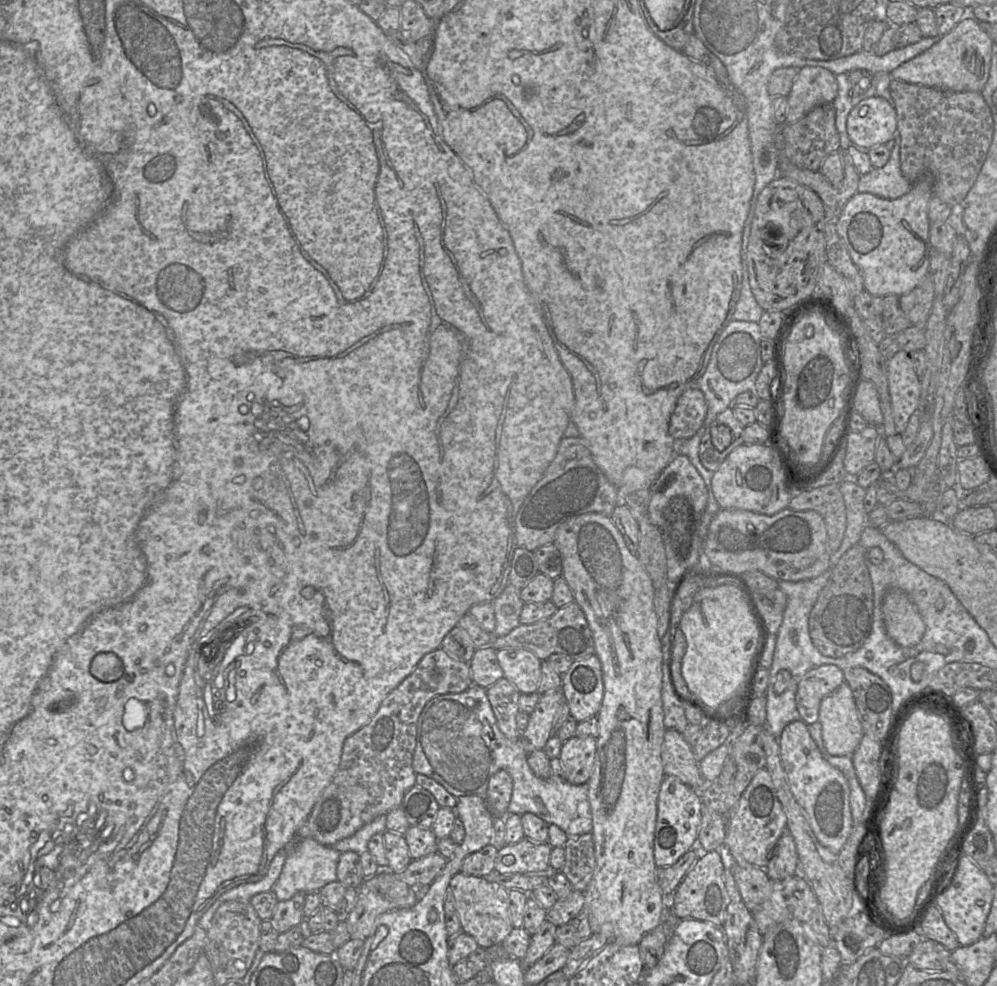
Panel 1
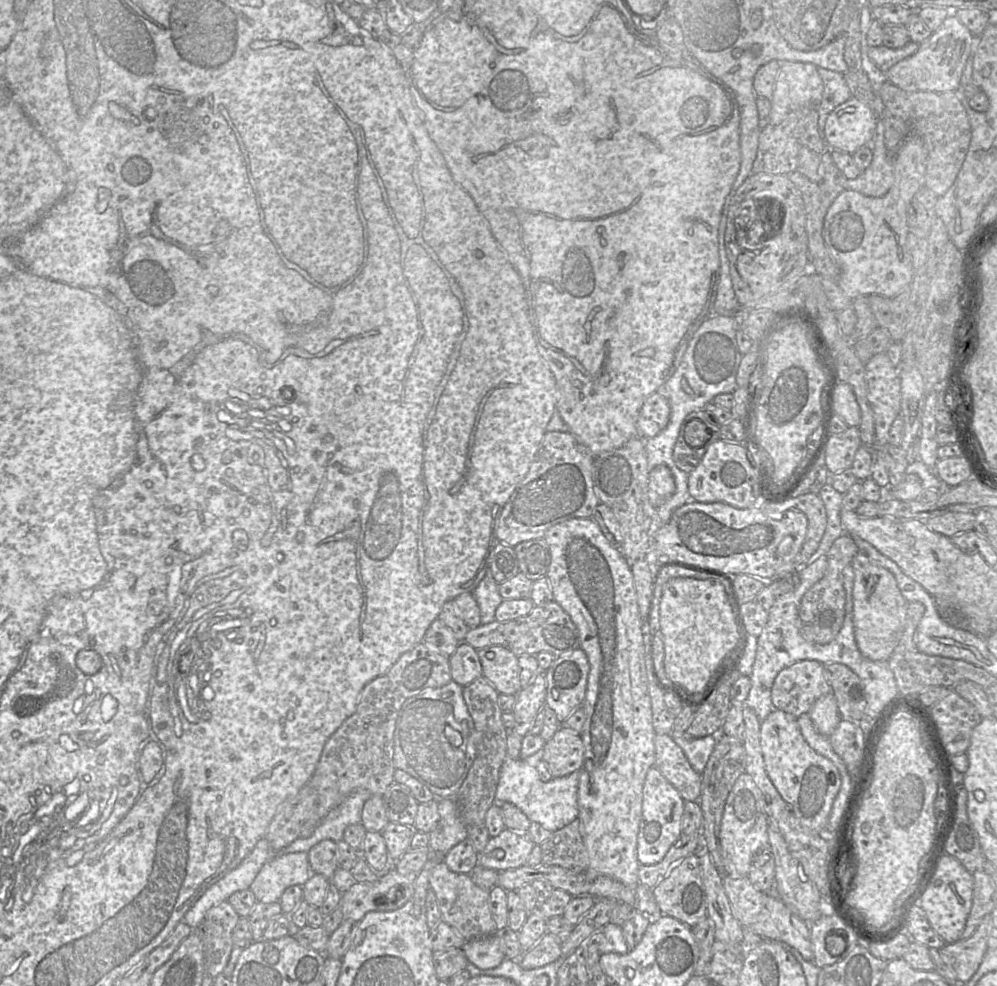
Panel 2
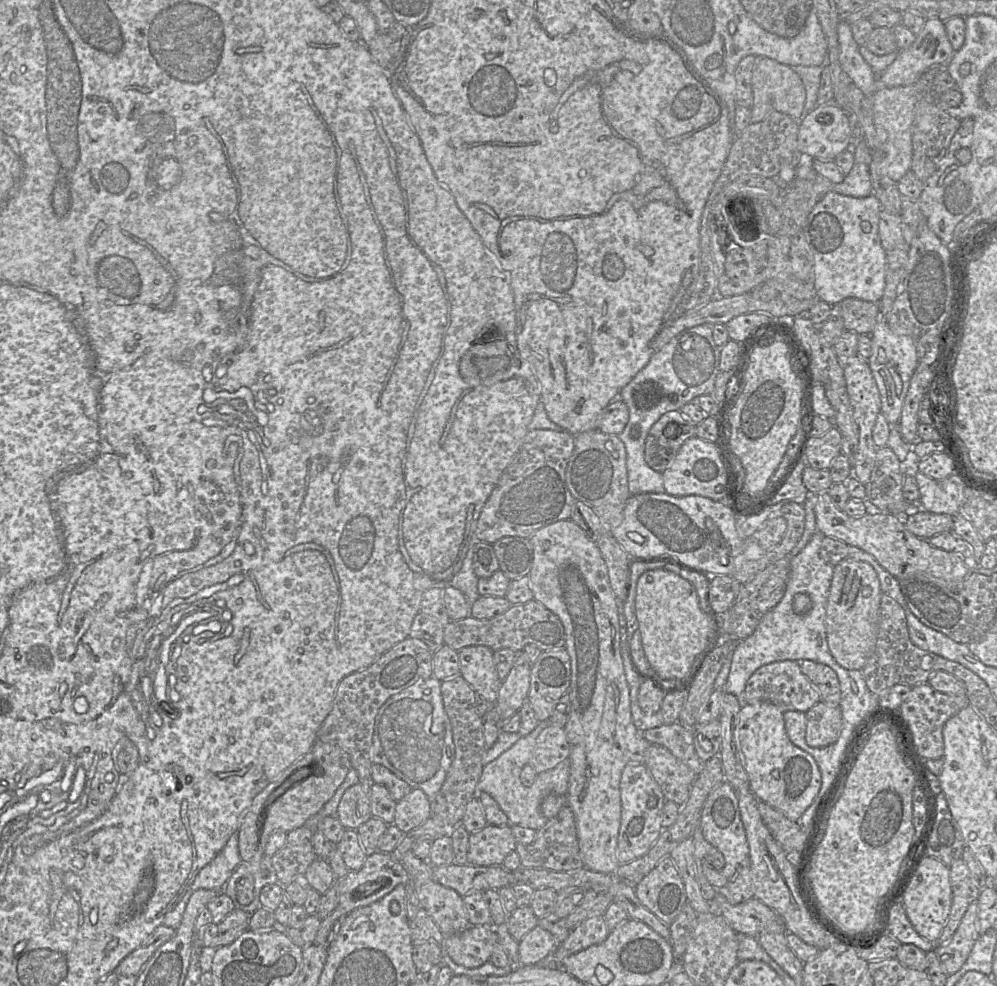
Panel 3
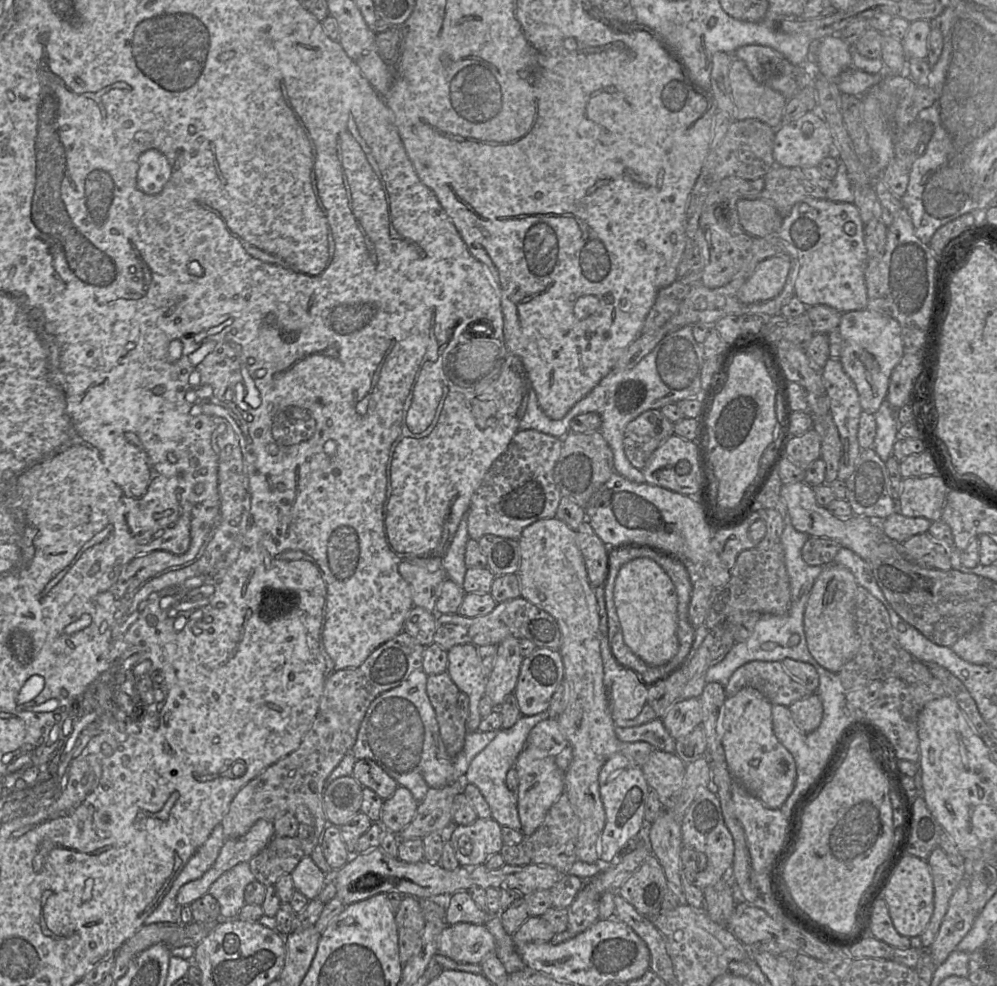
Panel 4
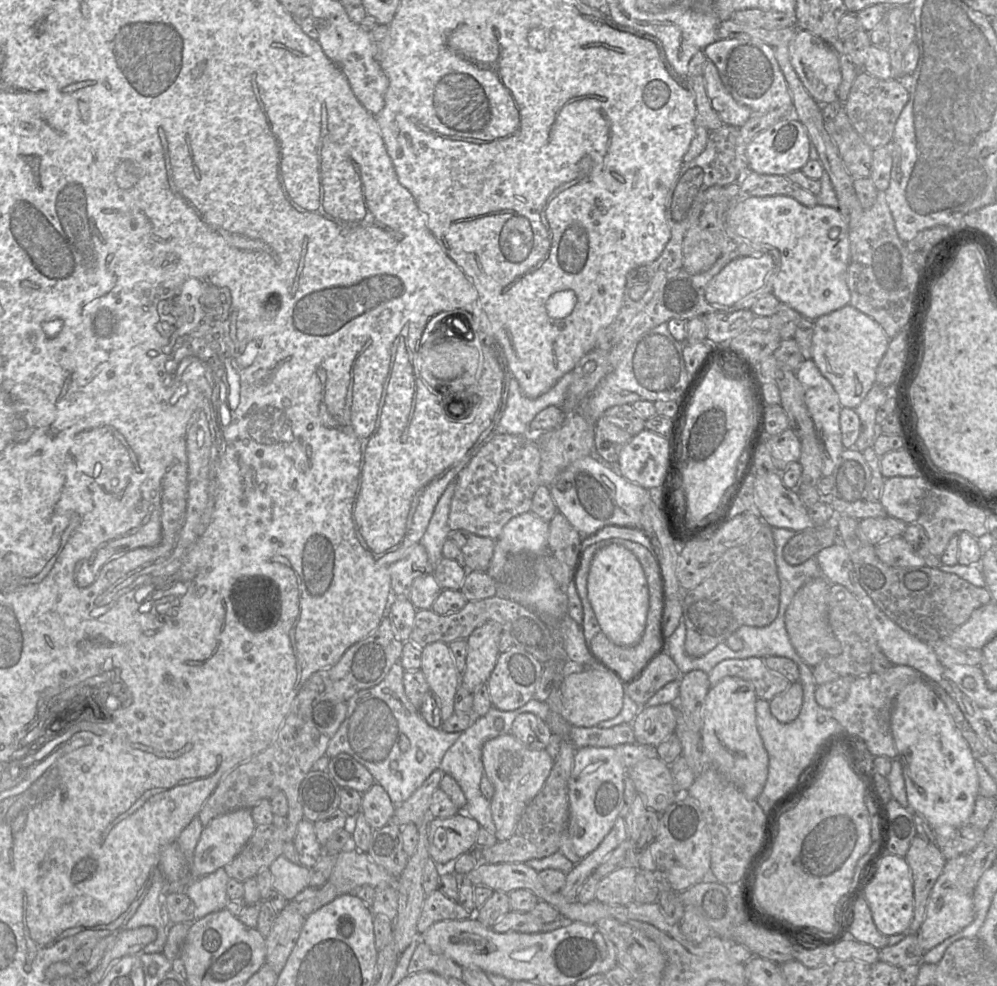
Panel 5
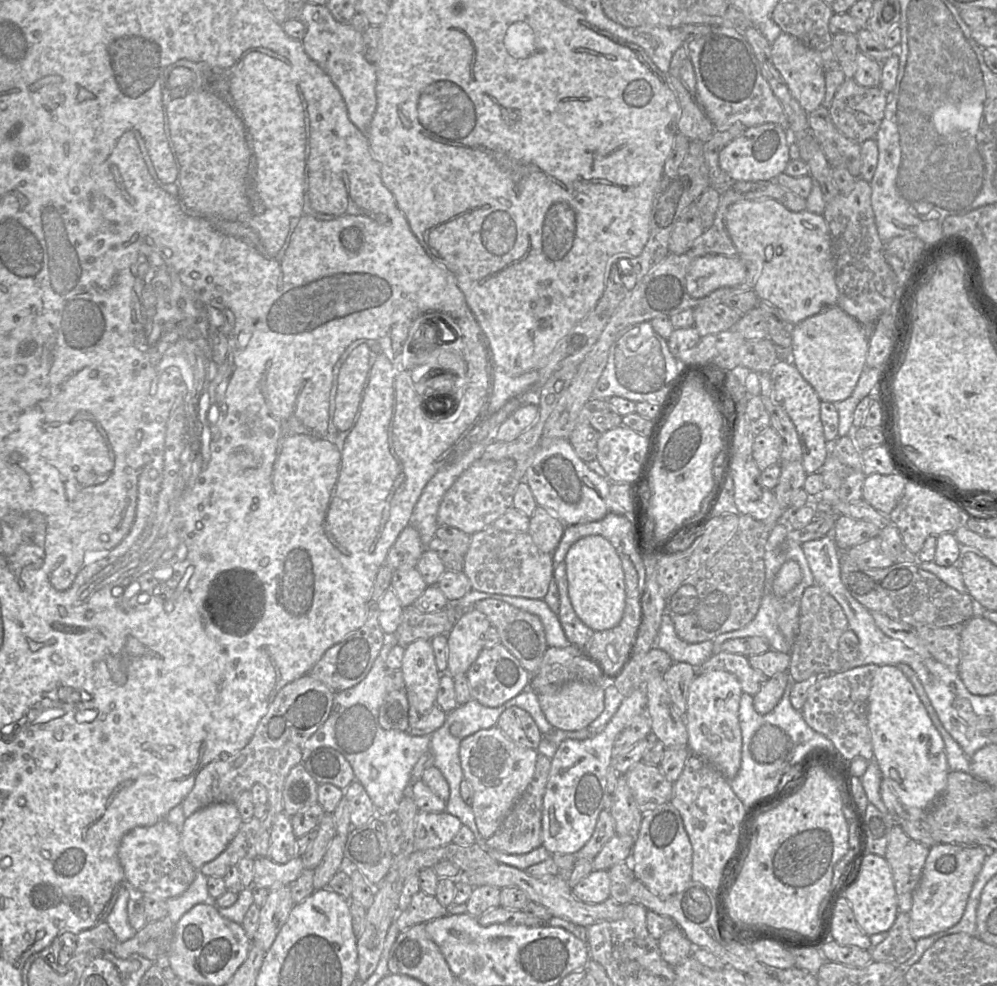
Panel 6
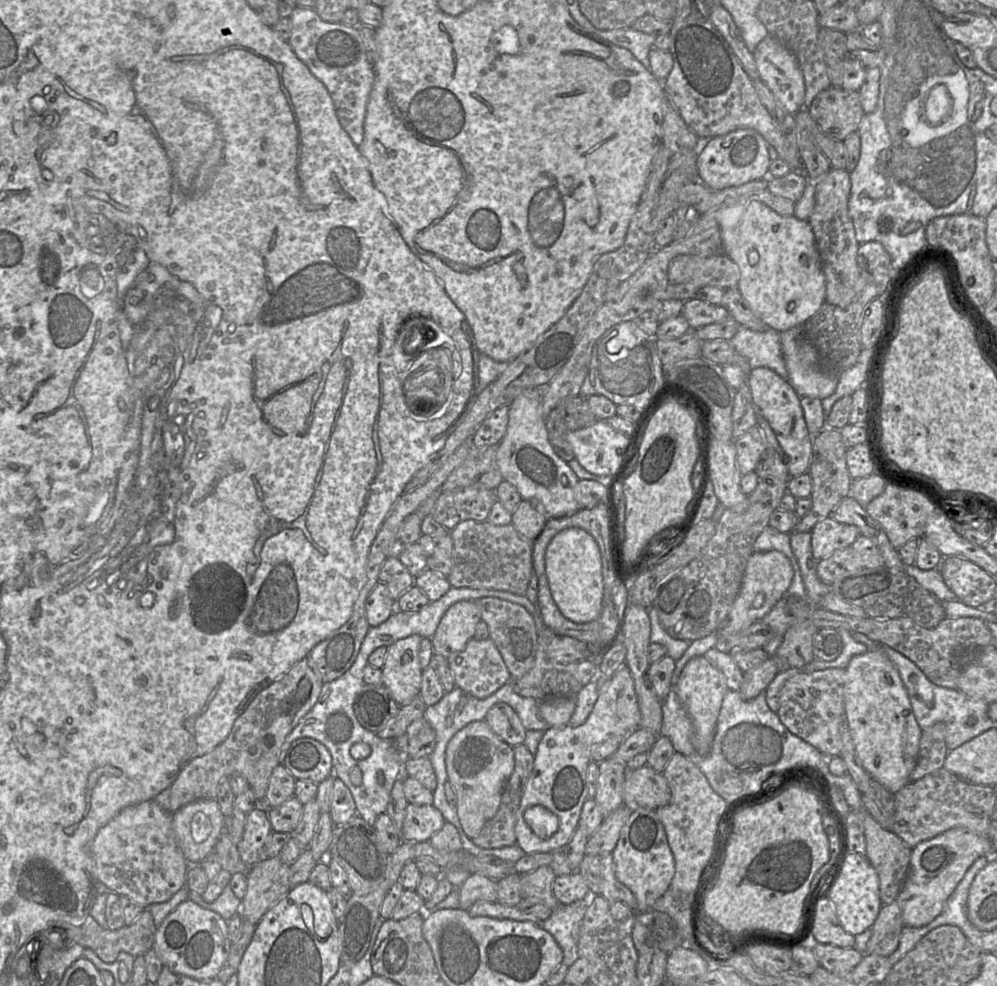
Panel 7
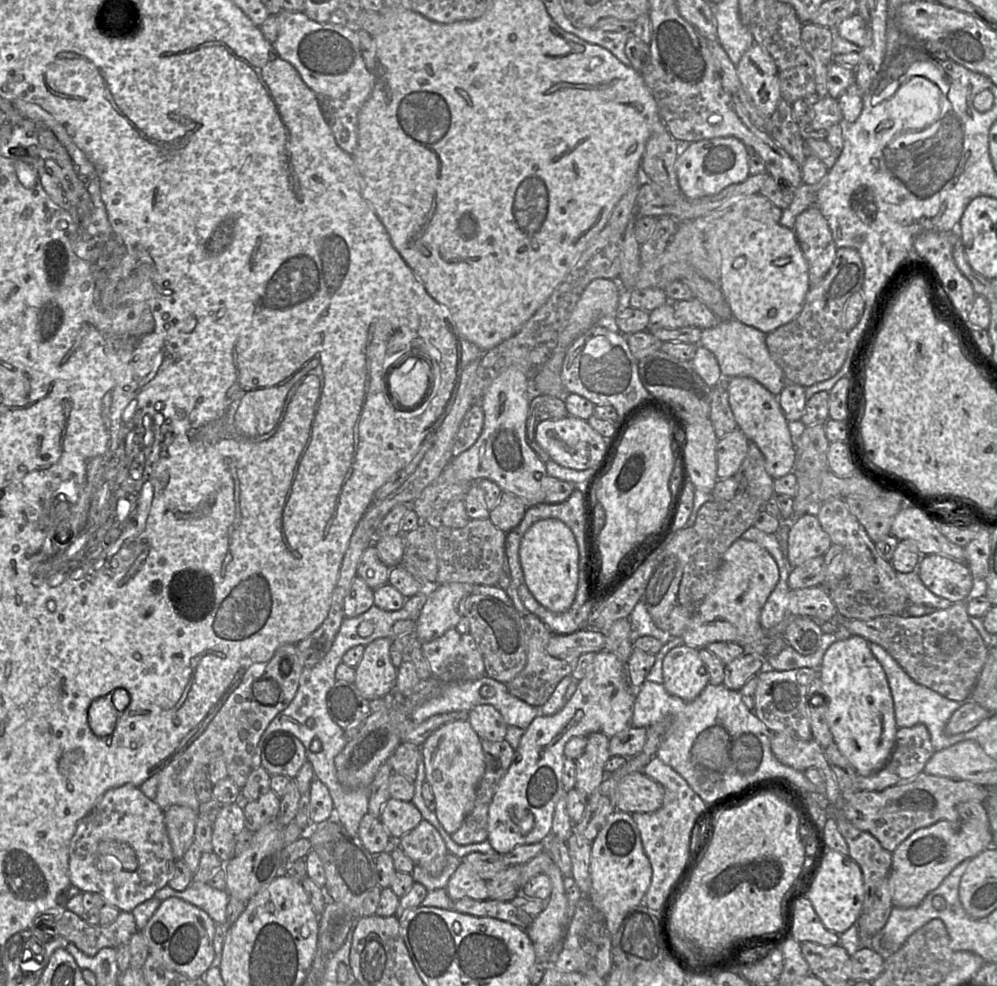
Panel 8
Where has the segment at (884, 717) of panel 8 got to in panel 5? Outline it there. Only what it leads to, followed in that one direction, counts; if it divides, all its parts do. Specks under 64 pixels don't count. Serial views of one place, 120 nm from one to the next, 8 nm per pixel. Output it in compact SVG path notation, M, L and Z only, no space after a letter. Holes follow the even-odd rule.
M917 680L896 696L890 718L897 758L901 762L909 807L932 827L960 827L969 820L980 785L974 756L955 728L945 704L935 693L933 683Z

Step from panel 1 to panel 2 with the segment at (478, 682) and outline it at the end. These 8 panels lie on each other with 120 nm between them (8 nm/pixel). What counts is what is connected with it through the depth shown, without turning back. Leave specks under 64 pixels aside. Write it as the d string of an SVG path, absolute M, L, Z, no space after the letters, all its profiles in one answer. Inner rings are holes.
M460 642L449 657L452 681L462 686L471 684L482 677L482 666L477 650L465 642Z

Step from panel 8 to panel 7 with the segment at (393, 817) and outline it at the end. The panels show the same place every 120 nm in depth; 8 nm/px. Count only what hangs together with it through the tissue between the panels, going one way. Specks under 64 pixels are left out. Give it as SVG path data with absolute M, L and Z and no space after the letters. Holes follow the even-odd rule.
M409 803L400 836L407 842L429 842L445 824L443 815L435 807Z

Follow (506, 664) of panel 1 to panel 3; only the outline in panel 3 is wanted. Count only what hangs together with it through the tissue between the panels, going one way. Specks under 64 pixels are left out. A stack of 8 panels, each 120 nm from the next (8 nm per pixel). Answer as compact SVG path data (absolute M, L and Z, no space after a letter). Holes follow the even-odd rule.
M482 645L458 651L460 675L488 702L495 702L502 680L497 674L493 650Z

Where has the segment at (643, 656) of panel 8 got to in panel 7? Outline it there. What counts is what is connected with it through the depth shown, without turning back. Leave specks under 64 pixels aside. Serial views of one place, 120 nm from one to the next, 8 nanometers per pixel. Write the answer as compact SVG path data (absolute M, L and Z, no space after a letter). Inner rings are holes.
M653 642L648 646L647 659L650 664L648 679L652 689L659 698L664 699L673 690L672 678L676 668L676 662L667 656L667 650L664 646Z

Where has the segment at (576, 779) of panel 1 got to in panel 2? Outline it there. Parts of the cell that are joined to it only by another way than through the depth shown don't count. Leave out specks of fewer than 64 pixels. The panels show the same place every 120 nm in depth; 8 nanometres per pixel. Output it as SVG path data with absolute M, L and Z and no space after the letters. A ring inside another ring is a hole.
M561 727L543 747L544 761L553 777L564 777L580 771L584 765L585 747L579 733Z

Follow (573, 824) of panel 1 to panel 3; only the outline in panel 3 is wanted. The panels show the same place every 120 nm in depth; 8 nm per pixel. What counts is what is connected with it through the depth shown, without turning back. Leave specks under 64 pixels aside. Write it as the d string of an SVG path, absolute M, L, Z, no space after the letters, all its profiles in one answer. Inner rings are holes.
M539 721L537 727L531 733L522 736L498 758L484 765L478 783L479 791L483 791L494 798L507 815L511 825L518 825L534 830L541 829L549 820L540 811L542 799L548 794L558 794L564 797L567 795L570 777L570 758L563 760L550 770L538 773L535 781L530 785L524 785L520 779L521 771L528 764L536 738L545 727L545 724L549 724L549 721Z

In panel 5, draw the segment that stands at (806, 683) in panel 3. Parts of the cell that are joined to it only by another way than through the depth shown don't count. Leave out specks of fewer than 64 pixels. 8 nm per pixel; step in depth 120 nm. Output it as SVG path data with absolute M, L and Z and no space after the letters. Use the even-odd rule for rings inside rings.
M758 657L723 660L707 675L711 686L728 676L746 680L753 685L758 699L765 701L770 701L792 684L781 674L770 670Z

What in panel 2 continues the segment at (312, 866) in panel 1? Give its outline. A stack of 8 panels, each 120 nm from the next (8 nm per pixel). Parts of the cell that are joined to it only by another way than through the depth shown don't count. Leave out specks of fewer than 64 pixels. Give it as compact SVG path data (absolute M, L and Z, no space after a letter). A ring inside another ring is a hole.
M308 852L275 853L258 872L250 889L260 903L273 903L280 900L290 886L303 886L315 874L309 864Z

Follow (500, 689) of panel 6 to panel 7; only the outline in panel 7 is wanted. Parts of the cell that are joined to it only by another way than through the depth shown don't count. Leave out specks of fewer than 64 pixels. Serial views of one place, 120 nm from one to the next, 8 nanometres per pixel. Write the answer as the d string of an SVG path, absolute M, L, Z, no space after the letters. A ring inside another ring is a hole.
M490 639L469 640L463 651L452 653L446 661L454 676L456 687L477 699L485 699L513 681L500 652Z

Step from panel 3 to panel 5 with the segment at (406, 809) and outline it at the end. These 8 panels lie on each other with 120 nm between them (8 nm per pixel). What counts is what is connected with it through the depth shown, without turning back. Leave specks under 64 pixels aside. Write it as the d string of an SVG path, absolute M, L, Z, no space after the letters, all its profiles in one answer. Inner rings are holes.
M375 783L366 792L362 793L360 812L373 829L384 827L390 823L395 810L396 807L381 785Z

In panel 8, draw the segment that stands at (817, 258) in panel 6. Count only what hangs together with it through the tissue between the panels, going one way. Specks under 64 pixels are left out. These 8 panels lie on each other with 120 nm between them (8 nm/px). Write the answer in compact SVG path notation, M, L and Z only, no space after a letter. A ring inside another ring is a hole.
M732 213L717 223L716 231L721 254L719 287L731 308L733 318L766 334L795 319L802 311L810 280L808 263L794 230L779 222L765 223L744 217L743 213Z

